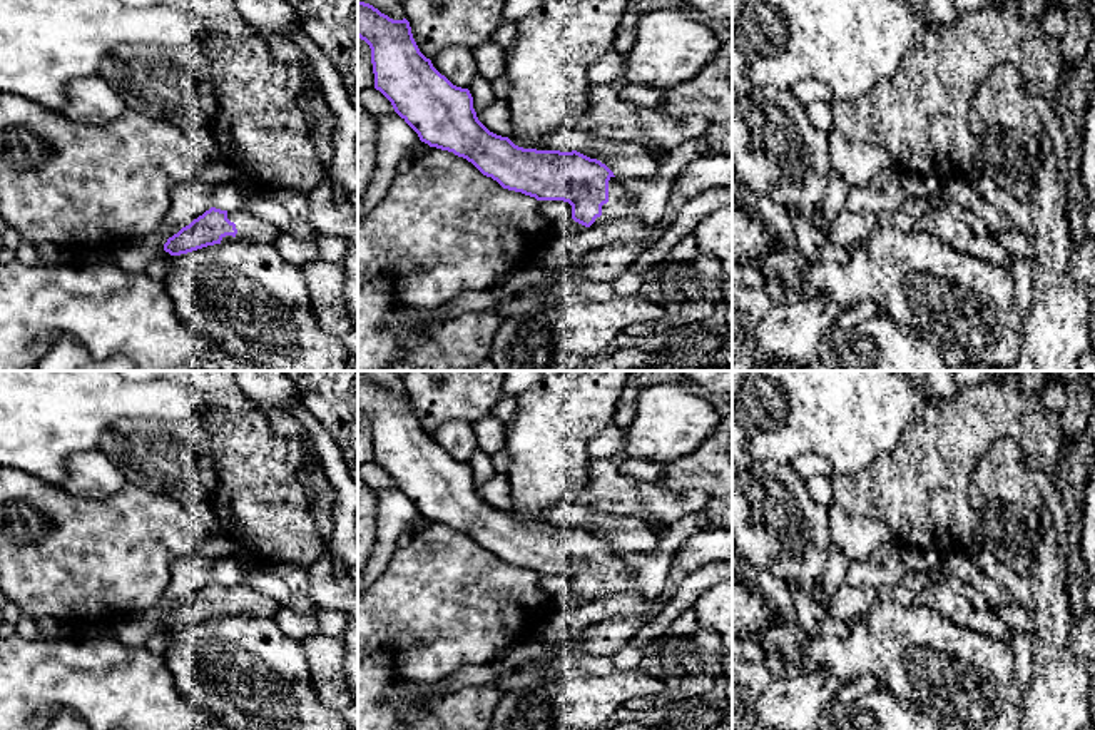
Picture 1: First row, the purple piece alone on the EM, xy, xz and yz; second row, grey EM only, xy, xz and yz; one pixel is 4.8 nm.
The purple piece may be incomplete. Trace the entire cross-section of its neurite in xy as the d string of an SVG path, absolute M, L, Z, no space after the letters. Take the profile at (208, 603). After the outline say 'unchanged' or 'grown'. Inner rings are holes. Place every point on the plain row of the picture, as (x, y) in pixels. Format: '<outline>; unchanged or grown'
M246 580L236 585L211 581L202 590L167 613L164 625L171 630L187 628L221 616L257 616L276 621L281 605L252 588Z; grown

